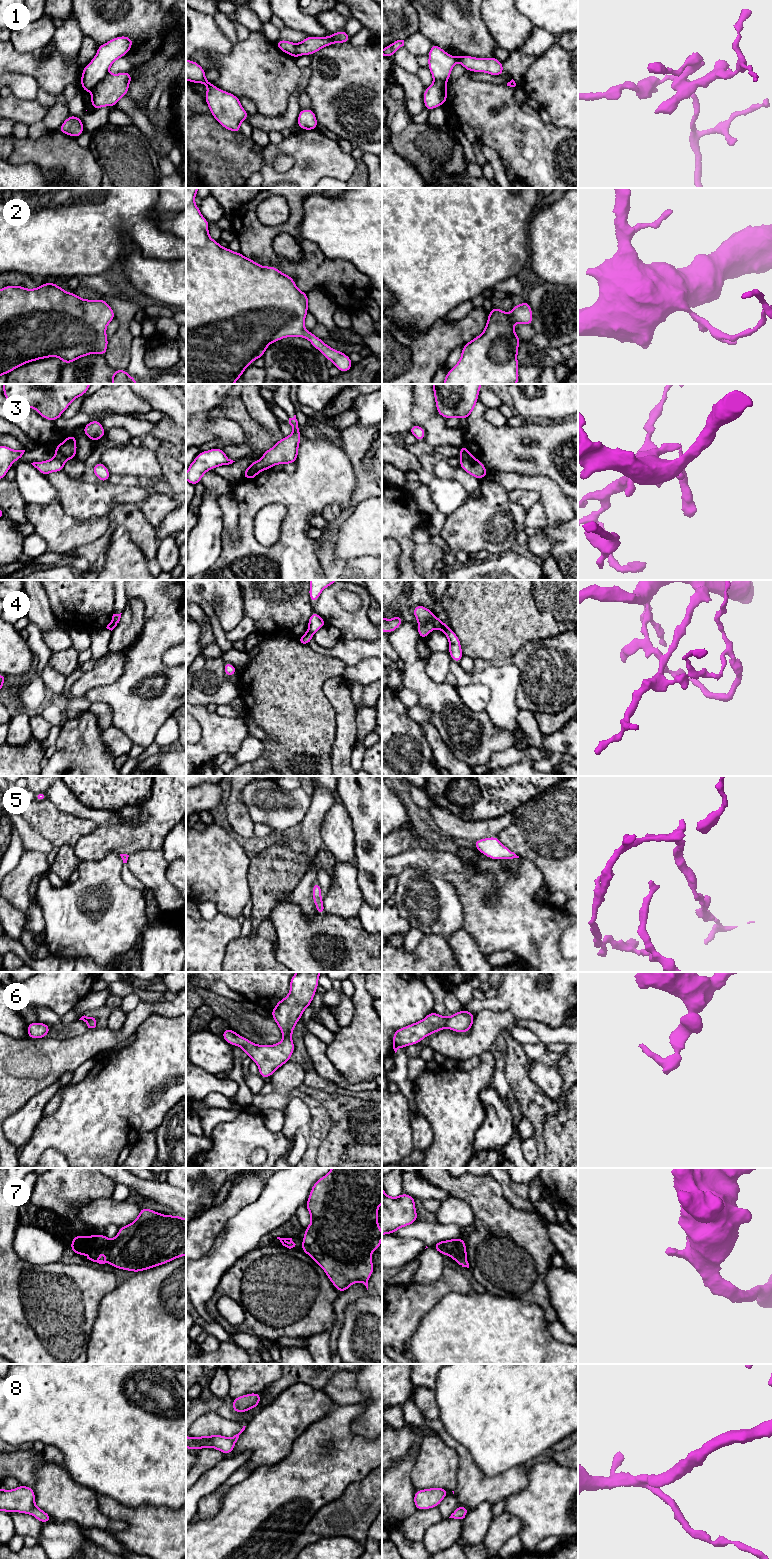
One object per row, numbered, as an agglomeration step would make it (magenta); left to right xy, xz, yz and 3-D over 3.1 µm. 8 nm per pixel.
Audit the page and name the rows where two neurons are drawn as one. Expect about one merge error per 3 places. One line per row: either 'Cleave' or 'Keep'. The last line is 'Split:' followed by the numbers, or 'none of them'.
1: Cleave
2: Keep
3: Cleave
4: Cleave
5: Keep
6: Keep
7: Keep
8: Keep
Split: 1, 3, 4

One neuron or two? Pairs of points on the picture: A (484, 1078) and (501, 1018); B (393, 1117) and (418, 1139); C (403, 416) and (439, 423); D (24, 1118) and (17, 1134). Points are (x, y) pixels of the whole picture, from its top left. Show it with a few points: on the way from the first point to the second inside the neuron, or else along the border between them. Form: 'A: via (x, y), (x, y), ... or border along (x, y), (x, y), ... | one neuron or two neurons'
A: border along (490, 1048), (478, 1056) | two neurons
B: border along (409, 1115), (414, 1149) | two neurons
C: border along (414, 395), (412, 423) | two neurons
D: via (22, 1122), (18, 1130) | one neuron

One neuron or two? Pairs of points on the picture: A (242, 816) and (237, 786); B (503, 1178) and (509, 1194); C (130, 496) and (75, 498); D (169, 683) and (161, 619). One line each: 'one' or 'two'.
A: one
B: one
C: one
D: one

